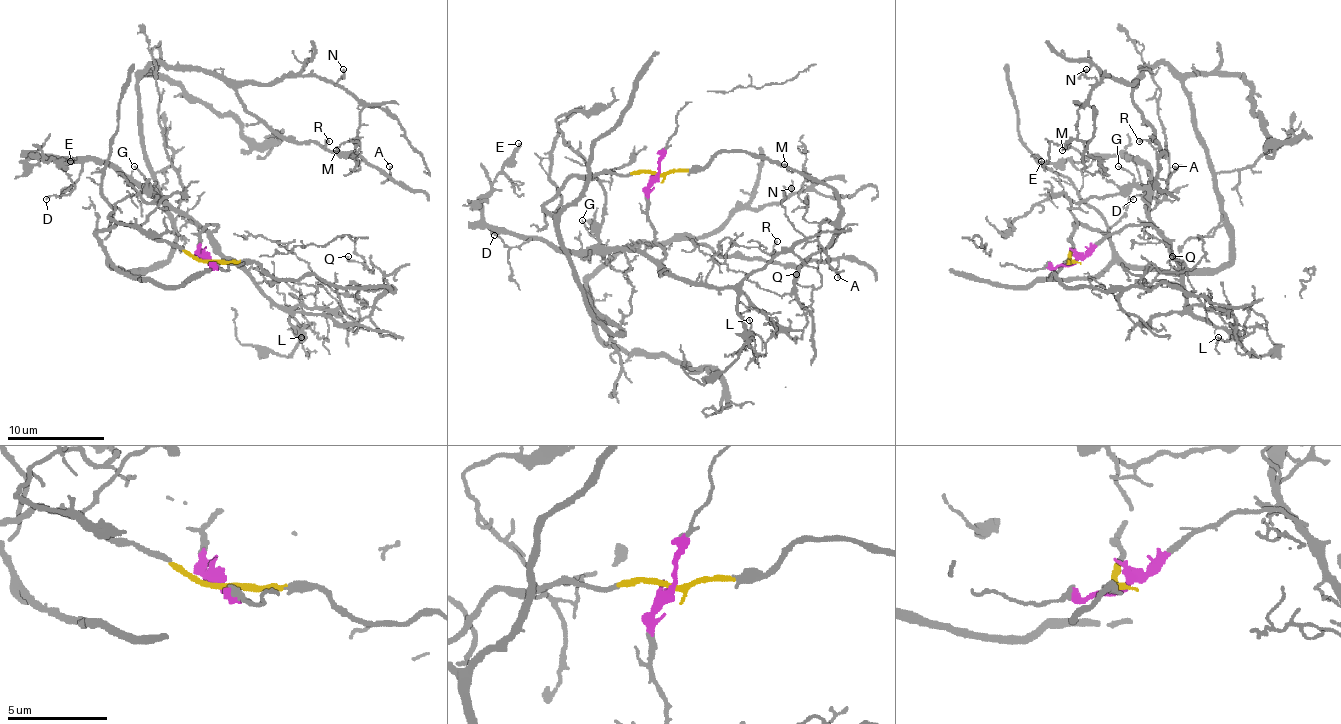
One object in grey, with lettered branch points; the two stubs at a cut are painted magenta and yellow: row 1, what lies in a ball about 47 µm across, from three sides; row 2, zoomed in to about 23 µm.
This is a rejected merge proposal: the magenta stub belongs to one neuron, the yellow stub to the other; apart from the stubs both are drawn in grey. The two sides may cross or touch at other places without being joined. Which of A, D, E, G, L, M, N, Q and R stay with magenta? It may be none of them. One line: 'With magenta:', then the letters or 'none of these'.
With magenta: D, E, G, L

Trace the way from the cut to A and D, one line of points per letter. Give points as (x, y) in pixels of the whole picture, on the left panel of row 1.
A: (210, 261), (98, 234), (120, 270), (166, 261), (154, 63), (390, 166)
D: (210, 261), (200, 251), (200, 234), (217, 226), (202, 231), (93, 161), (61, 195), (47, 200)

